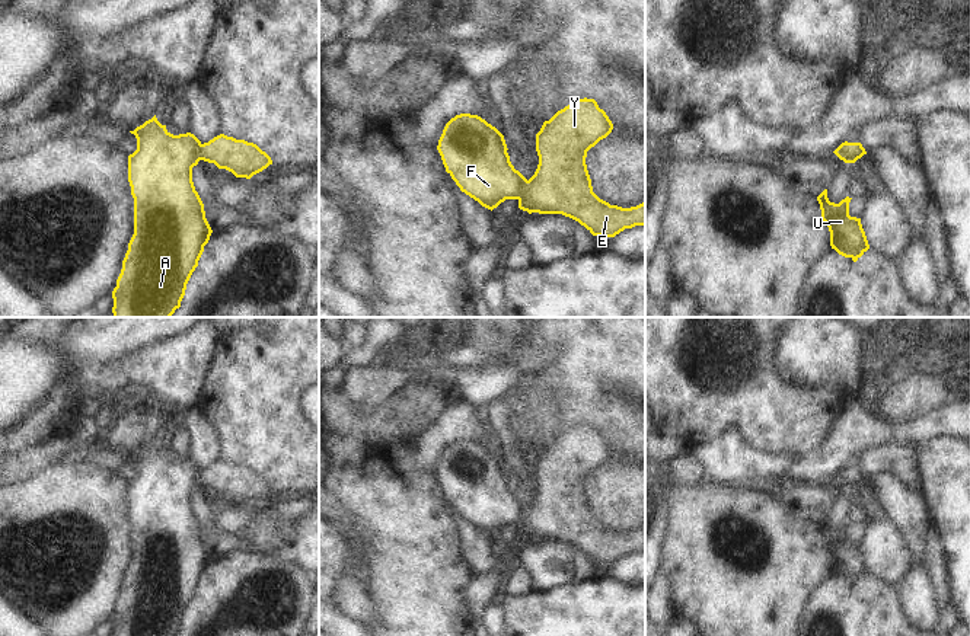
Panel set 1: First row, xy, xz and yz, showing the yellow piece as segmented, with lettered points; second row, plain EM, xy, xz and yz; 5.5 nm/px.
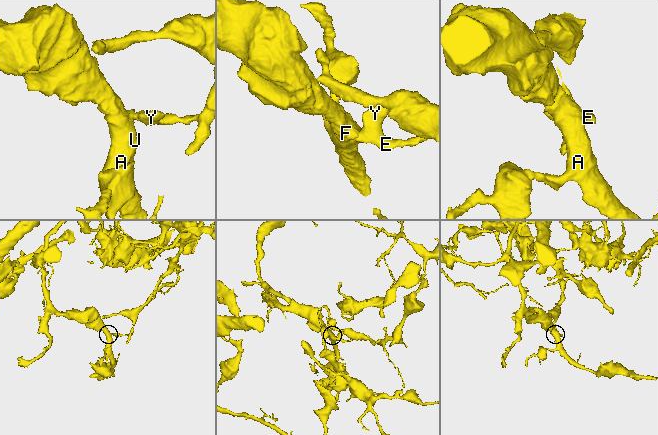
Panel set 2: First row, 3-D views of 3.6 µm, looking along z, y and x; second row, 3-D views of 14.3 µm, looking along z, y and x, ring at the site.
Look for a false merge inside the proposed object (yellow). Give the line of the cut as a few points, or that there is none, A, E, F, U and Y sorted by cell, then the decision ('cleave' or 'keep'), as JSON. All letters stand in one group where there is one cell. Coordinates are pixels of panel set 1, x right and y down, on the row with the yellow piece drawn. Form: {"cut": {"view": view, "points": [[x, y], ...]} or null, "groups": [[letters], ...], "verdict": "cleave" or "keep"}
{"cut": {"view": "xz", "points": [[527, 181], [526, 191], [517, 198]]}, "groups": [["A", "F", "U"], ["E", "Y"]], "verdict": "cleave"}

